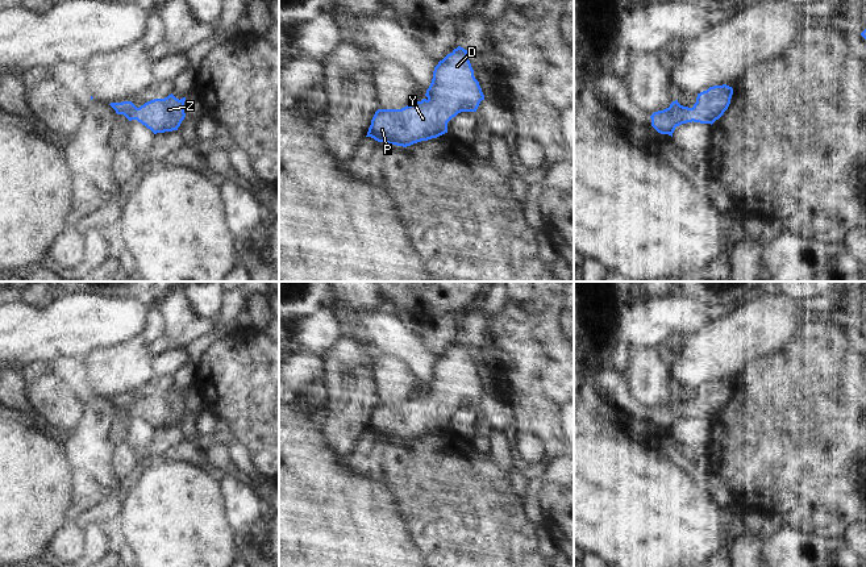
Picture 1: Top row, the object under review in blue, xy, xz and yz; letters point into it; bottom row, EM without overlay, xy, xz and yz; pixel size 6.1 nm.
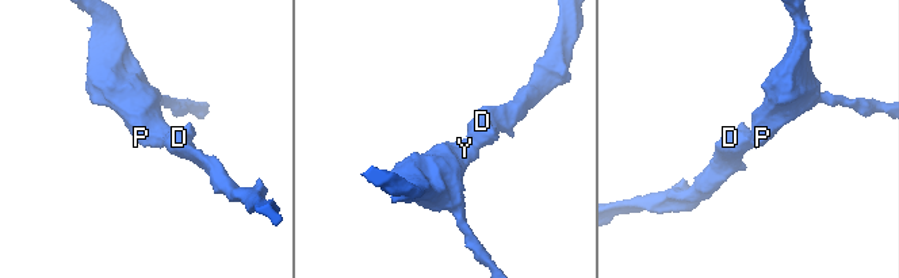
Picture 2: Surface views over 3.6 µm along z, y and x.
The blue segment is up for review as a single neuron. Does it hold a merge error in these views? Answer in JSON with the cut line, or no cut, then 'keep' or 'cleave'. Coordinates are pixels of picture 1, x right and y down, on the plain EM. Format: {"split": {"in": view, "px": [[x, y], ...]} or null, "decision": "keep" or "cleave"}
{"split": null, "decision": "keep"}

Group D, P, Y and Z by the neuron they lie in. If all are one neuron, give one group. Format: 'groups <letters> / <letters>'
groups D P Y Z

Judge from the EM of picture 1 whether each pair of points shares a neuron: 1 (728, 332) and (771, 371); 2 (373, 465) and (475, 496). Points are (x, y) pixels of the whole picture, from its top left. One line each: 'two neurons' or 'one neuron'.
1: two neurons
2: one neuron

